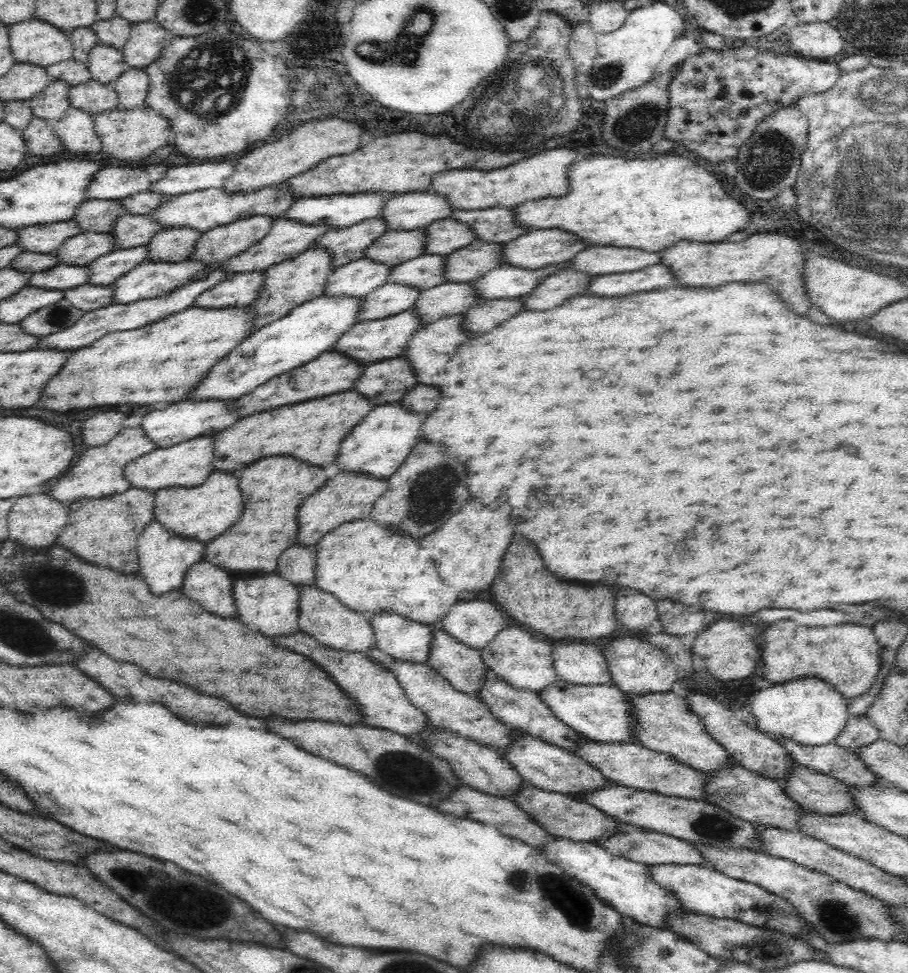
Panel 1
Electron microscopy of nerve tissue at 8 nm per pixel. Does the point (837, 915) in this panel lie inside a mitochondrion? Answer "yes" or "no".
yes

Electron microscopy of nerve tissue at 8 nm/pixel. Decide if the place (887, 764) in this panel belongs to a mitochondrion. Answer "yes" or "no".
no

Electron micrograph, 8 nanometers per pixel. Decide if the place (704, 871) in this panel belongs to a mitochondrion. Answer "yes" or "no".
no

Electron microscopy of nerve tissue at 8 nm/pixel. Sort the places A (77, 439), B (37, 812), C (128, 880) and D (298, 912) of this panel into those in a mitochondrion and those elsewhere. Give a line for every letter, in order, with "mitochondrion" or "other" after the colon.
A: other
B: other
C: mitochondrion
D: other

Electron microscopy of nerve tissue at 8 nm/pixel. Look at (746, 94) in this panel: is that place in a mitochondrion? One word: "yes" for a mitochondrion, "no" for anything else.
no

